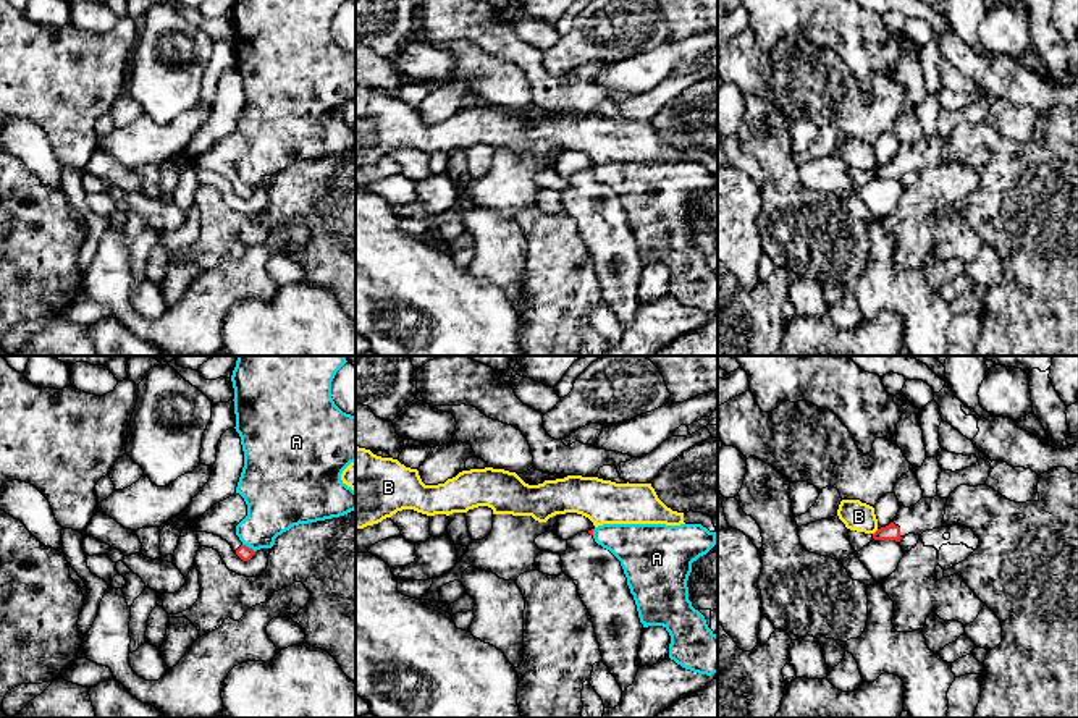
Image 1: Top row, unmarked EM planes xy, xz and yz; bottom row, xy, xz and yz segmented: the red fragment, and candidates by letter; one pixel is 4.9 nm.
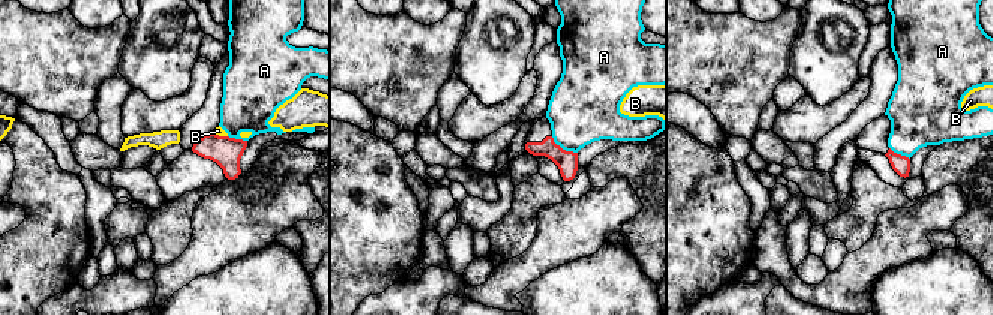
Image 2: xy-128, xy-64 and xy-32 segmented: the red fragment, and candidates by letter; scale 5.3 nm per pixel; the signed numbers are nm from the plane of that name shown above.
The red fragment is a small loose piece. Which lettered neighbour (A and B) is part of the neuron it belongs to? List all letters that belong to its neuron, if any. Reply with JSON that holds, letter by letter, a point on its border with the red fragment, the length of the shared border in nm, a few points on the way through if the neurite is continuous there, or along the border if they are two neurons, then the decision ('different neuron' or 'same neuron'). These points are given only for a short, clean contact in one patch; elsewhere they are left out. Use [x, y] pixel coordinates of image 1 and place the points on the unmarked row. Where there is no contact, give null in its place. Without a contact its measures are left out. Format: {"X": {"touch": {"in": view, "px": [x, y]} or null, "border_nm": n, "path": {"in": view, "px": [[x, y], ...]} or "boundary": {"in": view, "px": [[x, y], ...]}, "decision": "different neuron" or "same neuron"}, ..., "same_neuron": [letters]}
{"A": {"touch": {"in": "xy", "px": [248, 185]}, "border_nm": 80, "boundary": {"in": "xy", "px": [[243, 181], [254, 190]]}, "decision": "different neuron"}, "B": {"touch": {"in": "yz", "px": [875, 170]}, "border_nm": 40, "boundary": {"in": "yz", "px": [[878, 167], [873, 172]]}, "decision": "different neuron"}, "same_neuron": []}

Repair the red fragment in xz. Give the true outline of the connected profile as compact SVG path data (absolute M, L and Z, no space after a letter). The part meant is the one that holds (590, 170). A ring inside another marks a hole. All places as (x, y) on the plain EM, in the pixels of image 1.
M593 168L567 178L567 188L561 192L562 210L577 223L592 254L603 301L624 330L642 306L638 281L645 265L621 199L595 180Z

